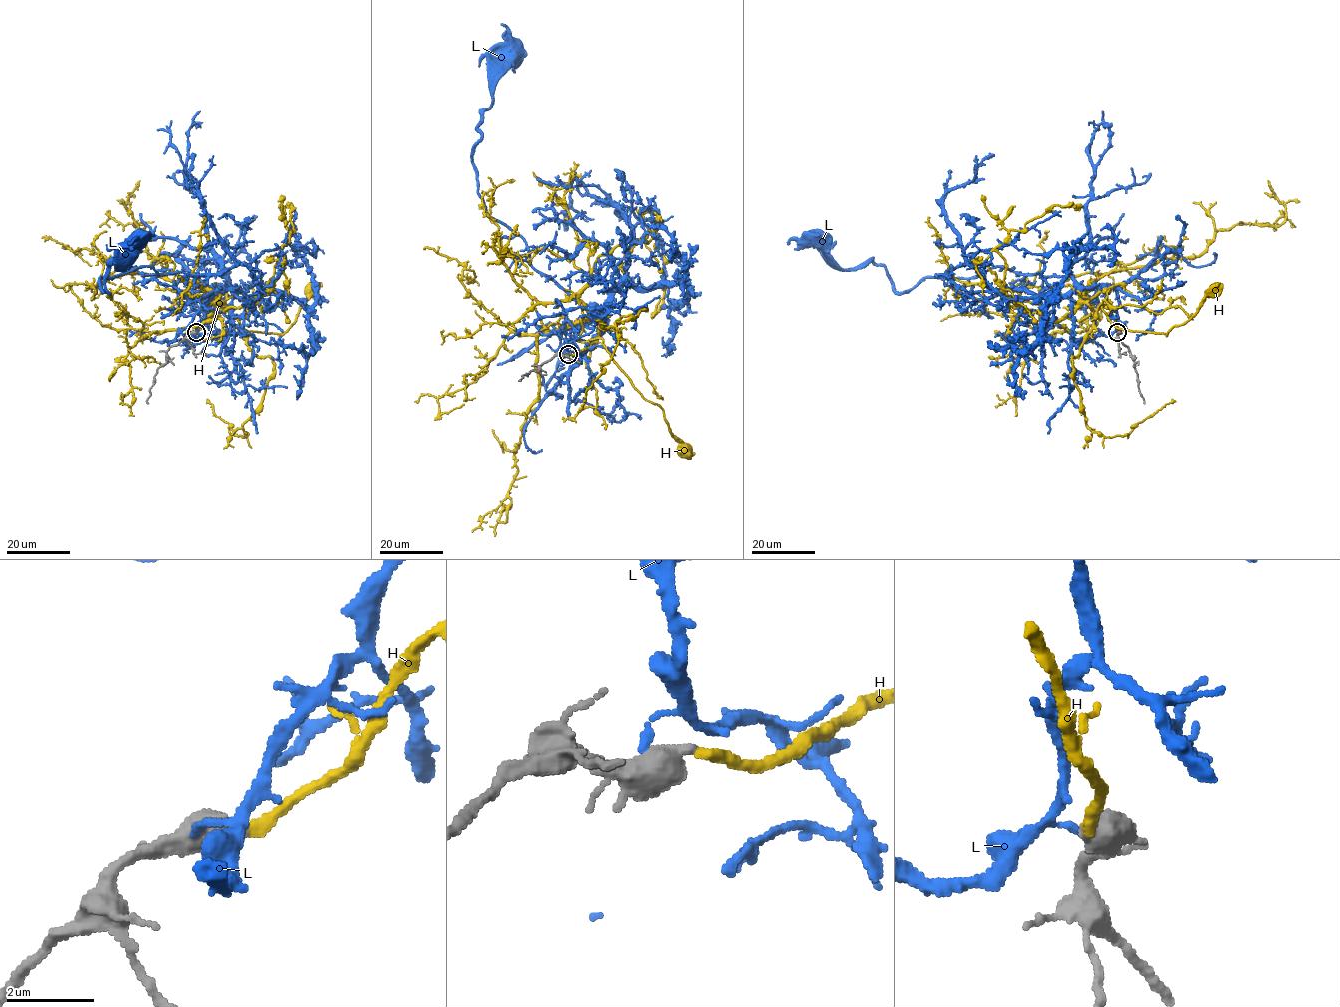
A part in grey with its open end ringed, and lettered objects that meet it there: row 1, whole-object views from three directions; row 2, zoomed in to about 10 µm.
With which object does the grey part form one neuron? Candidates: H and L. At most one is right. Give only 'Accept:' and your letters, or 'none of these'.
Accept: H

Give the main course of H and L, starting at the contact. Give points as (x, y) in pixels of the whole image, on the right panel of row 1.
H: (1117, 331), (1111, 310), (1104, 304), (1109, 321), (1118, 328), (1166, 334), (1184, 324), (1214, 289)
L: (1117, 332), (1113, 288), (999, 266), (975, 278), (923, 278), (897, 292), (883, 265), (842, 269), (818, 238)

